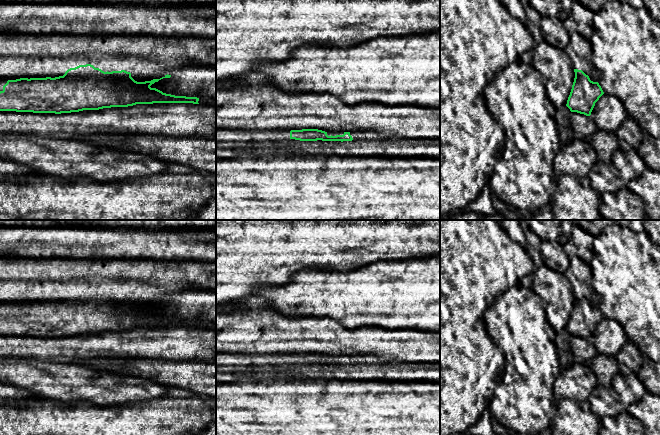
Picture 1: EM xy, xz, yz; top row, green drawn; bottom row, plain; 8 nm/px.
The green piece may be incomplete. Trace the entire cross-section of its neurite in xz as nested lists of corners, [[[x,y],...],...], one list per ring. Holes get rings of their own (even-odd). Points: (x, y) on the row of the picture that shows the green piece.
[[[302,129],[302,130],[291,130],[290,139],[300,141],[352,141],[353,138],[350,132],[344,132],[343,135],[328,136],[327,132],[318,129]]]

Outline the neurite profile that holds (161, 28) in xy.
[[[112,2],[0,4],[0,33],[106,33],[216,38],[216,17]]]

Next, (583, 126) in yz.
[[[571,112],[570,121],[575,137],[590,138],[597,129],[591,117],[584,114]]]

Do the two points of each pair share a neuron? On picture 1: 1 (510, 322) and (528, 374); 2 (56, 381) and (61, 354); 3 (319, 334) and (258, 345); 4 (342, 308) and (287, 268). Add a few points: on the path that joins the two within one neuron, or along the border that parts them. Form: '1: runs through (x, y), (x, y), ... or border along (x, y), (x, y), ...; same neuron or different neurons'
1: runs through (520, 335), (528, 350), (528, 361); same neuron
2: border along (36, 358), (60, 362), (75, 362); different neurons
3: runs through (304, 335), (273, 335); same neuron
4: border along (318, 268), (301, 269), (288, 282), (275, 286); different neurons

